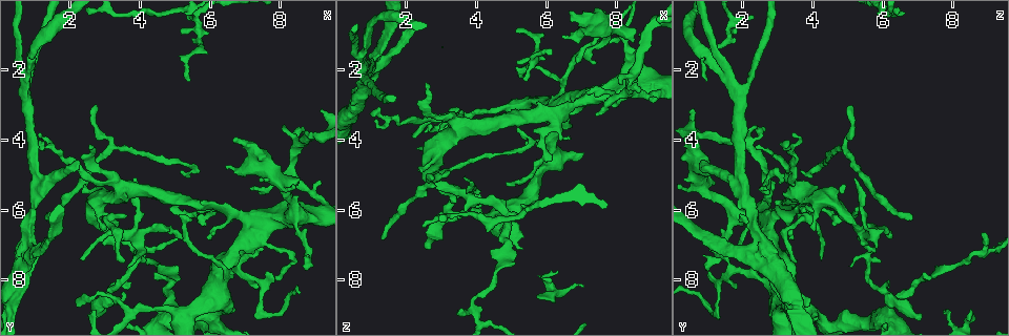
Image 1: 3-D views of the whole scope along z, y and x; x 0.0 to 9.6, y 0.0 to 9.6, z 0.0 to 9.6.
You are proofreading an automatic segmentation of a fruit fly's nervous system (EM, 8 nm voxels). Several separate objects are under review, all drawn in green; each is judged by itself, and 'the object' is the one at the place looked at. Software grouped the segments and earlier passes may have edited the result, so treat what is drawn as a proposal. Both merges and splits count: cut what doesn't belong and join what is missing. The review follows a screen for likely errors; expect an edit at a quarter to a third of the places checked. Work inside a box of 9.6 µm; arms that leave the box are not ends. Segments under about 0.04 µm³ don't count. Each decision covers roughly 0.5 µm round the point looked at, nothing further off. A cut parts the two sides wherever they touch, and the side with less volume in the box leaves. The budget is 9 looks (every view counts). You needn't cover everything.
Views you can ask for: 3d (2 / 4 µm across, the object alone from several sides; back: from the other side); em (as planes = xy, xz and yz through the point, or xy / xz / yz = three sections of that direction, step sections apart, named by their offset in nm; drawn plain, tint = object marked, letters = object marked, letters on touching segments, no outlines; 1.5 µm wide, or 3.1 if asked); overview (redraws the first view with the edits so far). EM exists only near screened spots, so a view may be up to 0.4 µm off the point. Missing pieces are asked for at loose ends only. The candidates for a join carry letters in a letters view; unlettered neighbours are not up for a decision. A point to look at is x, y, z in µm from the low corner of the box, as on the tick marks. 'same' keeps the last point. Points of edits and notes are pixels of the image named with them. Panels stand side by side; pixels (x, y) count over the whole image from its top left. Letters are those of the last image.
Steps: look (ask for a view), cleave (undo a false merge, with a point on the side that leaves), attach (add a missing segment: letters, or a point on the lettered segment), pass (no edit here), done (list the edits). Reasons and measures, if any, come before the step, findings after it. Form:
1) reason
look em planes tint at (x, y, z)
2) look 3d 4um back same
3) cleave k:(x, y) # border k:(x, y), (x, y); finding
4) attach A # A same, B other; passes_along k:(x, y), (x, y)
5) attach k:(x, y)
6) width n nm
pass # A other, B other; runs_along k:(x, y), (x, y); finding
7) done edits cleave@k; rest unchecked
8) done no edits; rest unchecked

calibre changes
look em planes tint at (2.85, 6.50, 5.20)

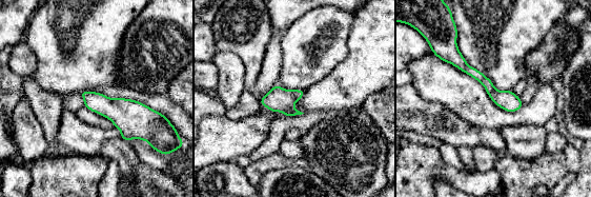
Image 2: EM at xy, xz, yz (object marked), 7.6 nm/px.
look em planes letters same

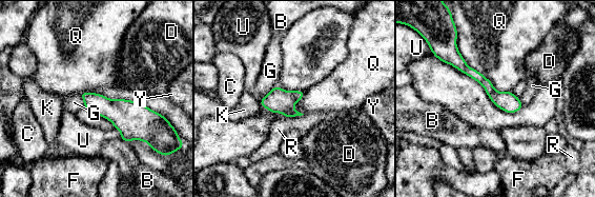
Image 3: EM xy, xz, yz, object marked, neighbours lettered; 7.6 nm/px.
width 150 nm
pass # B other, C other, D other, F other, G other, K other, Q other, R other, U other, Y other; runs_along 3:(456, 53), (499, 99), (517, 107); all the same neuron

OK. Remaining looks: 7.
thick turns thin
look em planes letters at (0.65, 7.15, 2.70)

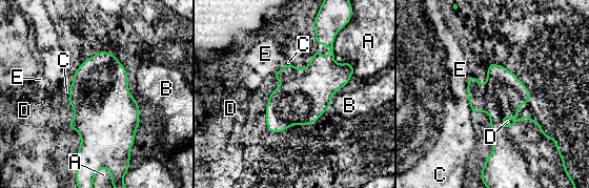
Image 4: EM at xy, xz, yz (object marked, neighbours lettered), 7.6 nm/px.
pass # A other, B other, C other, D other, E other; border 4:(472, 75), (468, 81), (466, 98); one neuron here

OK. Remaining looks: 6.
branch stops here
look 3d 2um at (1.40, 6.25, 6.80)

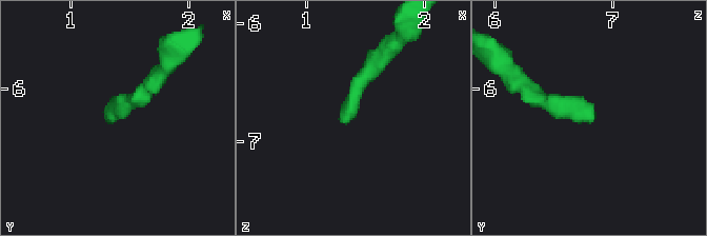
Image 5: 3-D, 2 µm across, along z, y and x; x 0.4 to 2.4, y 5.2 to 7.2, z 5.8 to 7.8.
need the tissue
look em planes letters at (1.30, 6.28, 6.86)

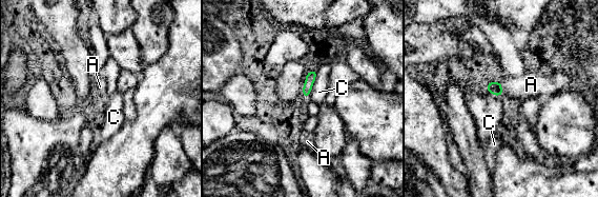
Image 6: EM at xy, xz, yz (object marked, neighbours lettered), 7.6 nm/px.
attach A # A same, C other; it goes on there

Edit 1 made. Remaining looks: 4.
thin end
look em planes letters at (8.75, 7.70, 0.95)

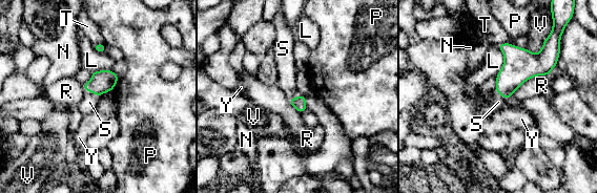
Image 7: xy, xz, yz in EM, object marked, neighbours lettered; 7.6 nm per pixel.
width 110 nm
attach S # L other, N other, P other, R other, S same, T other, V other, Y other; passes_along 7:(103, 81), (91, 92), (89, 102); it goes on there

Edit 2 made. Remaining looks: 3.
done edits attach@6, attach@7; rest unchecked

